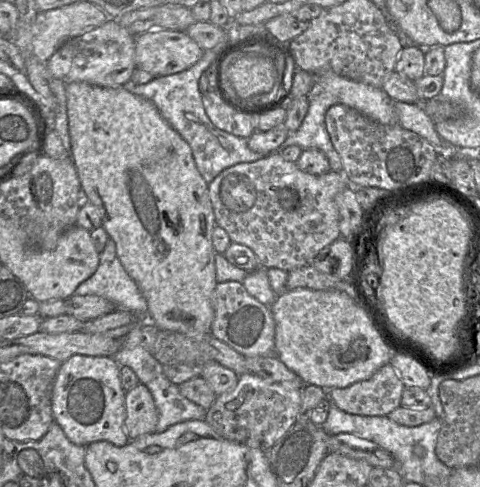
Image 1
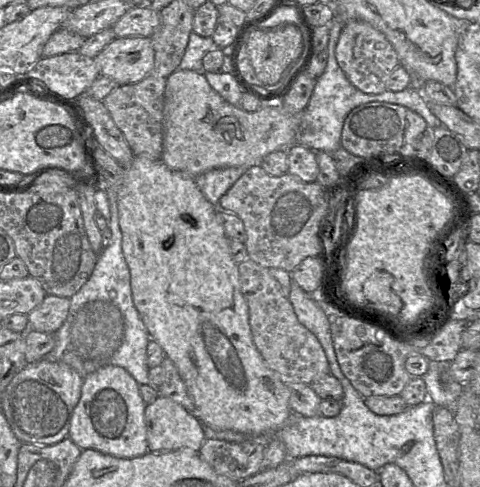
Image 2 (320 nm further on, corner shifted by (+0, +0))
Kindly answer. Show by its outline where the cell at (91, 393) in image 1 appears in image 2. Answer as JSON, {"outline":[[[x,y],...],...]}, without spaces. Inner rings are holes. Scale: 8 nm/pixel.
{"outline":[[[113,365],[101,367],[83,378],[68,437],[81,450],[93,449],[117,458],[142,456],[148,452],[145,406],[139,384],[124,368]]]}

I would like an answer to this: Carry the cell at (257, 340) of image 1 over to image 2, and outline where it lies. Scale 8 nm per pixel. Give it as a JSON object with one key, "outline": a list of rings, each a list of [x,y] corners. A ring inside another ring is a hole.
{"outline":[[[247,257],[238,264],[238,272],[240,290],[248,305],[253,342],[267,366],[276,372],[284,383],[310,384],[312,381],[330,374],[329,364],[321,344],[316,336],[298,321],[291,302],[282,294],[280,284],[270,275],[269,269]]]}

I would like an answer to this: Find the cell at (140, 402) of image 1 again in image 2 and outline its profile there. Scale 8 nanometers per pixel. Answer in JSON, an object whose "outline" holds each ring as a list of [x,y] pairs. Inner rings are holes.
{"outline":[[[158,396],[153,403],[145,406],[144,421],[148,451],[168,452],[189,448],[198,452],[206,439],[202,423],[198,418],[180,404],[167,397]]]}

